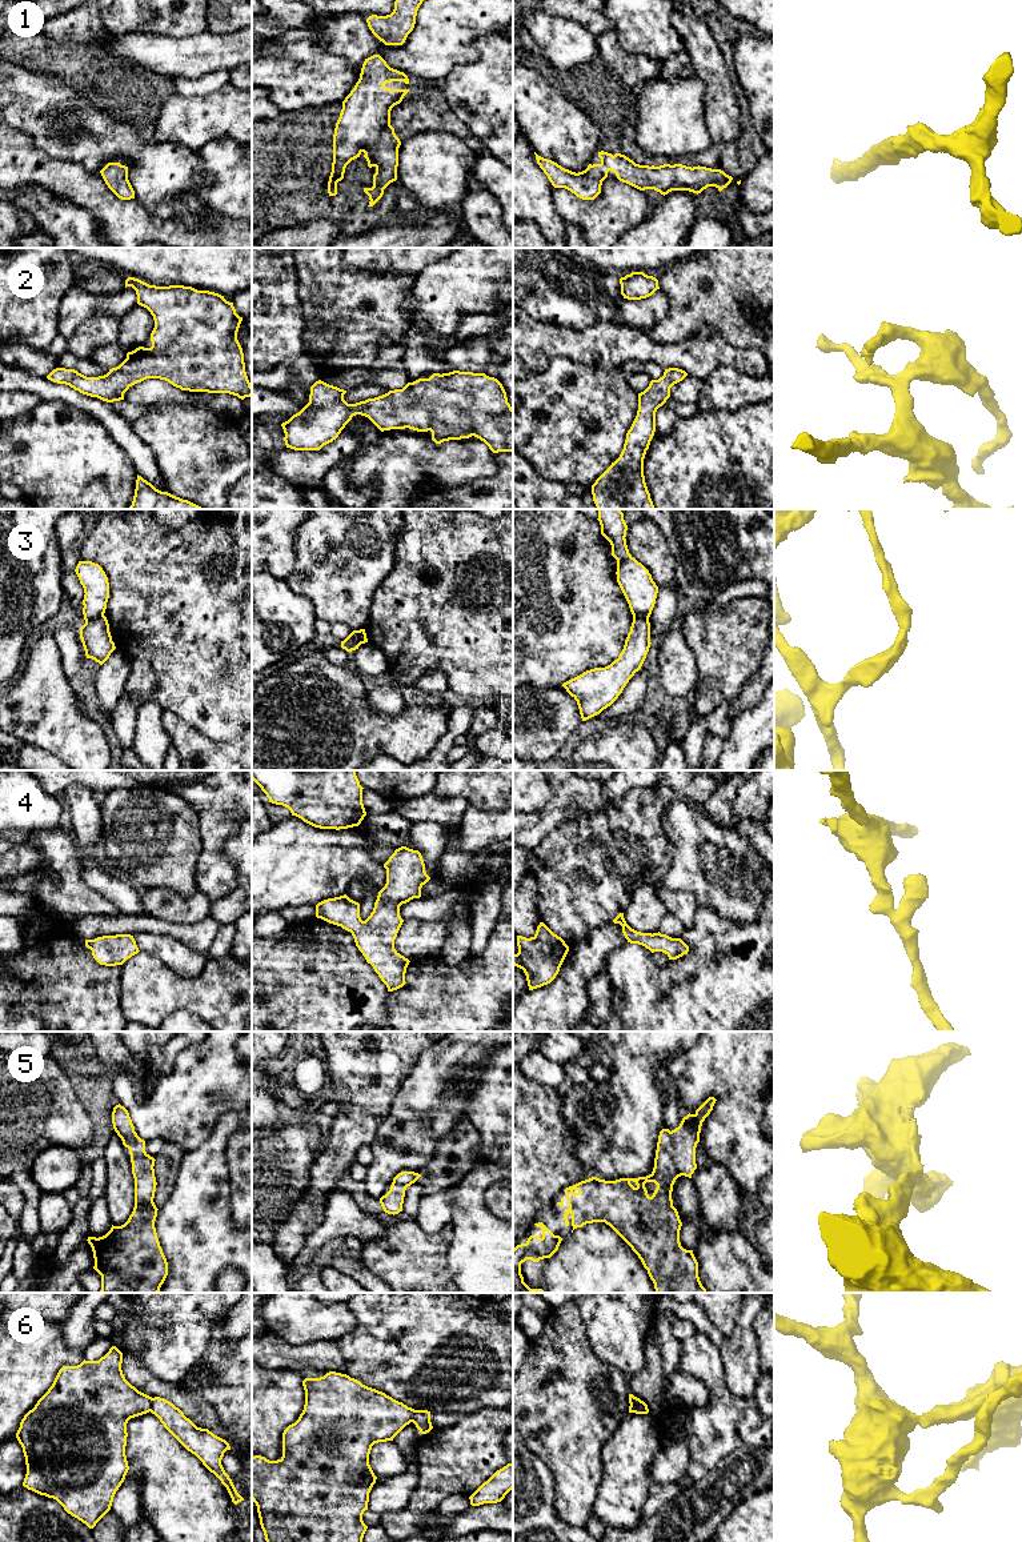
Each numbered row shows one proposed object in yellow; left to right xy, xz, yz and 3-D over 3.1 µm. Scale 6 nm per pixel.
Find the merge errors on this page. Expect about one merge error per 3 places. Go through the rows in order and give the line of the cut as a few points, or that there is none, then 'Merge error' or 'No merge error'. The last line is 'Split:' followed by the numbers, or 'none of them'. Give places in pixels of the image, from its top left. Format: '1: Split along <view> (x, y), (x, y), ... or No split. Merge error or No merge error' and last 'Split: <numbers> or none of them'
1: No split. No merge error
2: No split. No merge error
3: Split along xy (103, 615), (85, 623). Merge error
4: No split. No merge error
5: No split. No merge error
6: Split along xy (153, 1398), (149, 1410). Merge error
Split: 3, 6

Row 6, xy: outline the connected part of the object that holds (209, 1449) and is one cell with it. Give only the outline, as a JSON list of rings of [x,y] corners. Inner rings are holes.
[[[155,1397],[152,1399],[151,1413],[160,1419],[164,1427],[188,1451],[195,1454],[221,1481],[235,1505],[244,1501],[221,1465],[224,1453],[231,1450],[225,1439],[215,1435],[208,1429],[197,1427],[179,1407],[164,1398]]]

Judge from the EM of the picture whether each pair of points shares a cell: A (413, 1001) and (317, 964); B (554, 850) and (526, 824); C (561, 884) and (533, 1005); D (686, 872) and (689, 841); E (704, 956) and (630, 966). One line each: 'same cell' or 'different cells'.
A: different cells
B: different cells
C: different cells
D: same cell
E: same cell

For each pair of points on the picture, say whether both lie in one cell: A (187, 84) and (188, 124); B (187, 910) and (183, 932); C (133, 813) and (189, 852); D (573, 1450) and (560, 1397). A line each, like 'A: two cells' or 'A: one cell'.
A: two cells
B: two cells
C: one cell
D: one cell

